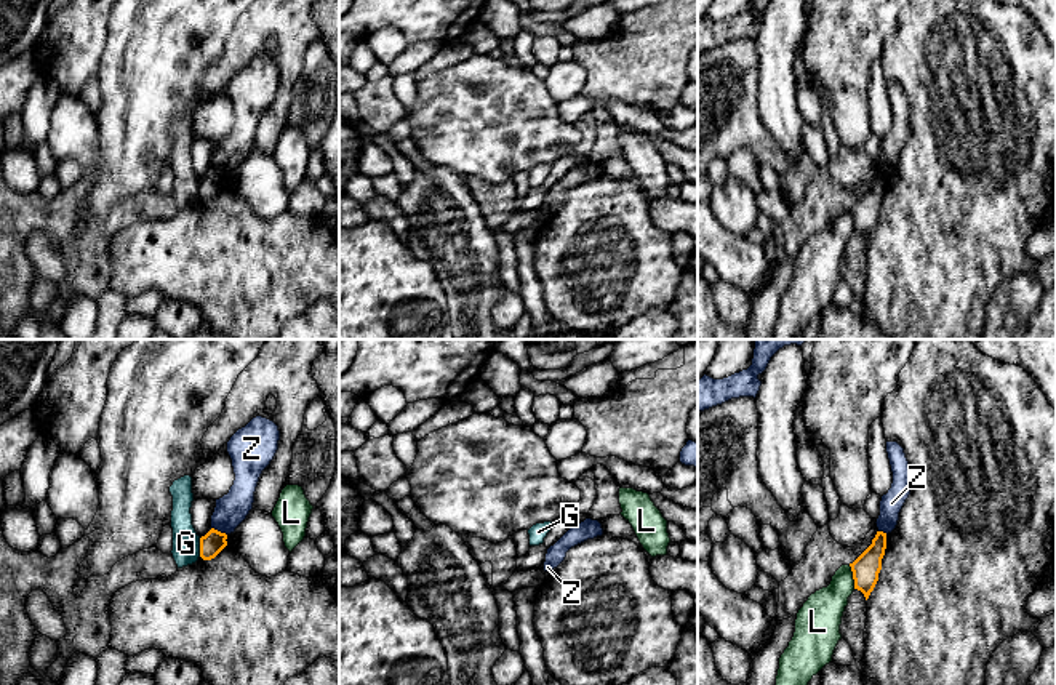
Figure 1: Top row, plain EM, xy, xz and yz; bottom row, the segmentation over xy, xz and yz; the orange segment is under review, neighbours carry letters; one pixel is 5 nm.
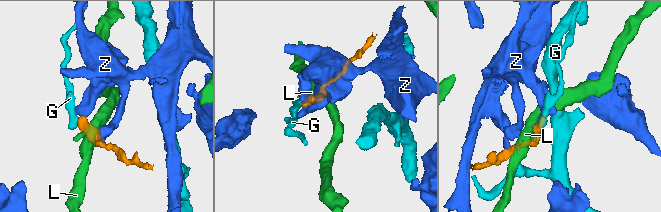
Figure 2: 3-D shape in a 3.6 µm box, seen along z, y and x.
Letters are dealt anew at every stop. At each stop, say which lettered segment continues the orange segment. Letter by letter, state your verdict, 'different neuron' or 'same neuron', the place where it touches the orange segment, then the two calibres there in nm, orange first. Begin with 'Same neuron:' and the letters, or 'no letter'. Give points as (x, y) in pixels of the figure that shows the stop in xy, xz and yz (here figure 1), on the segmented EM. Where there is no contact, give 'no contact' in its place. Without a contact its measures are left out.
Same neuron: no letter
G: different neuron; contact xy (200, 548); calibres 110 and 140 nm
L: different neuron; contact yz (853, 576); calibres 140 and 200 nm
Z: different neuron; contact xy (220, 532); calibres 110 and 160 nm

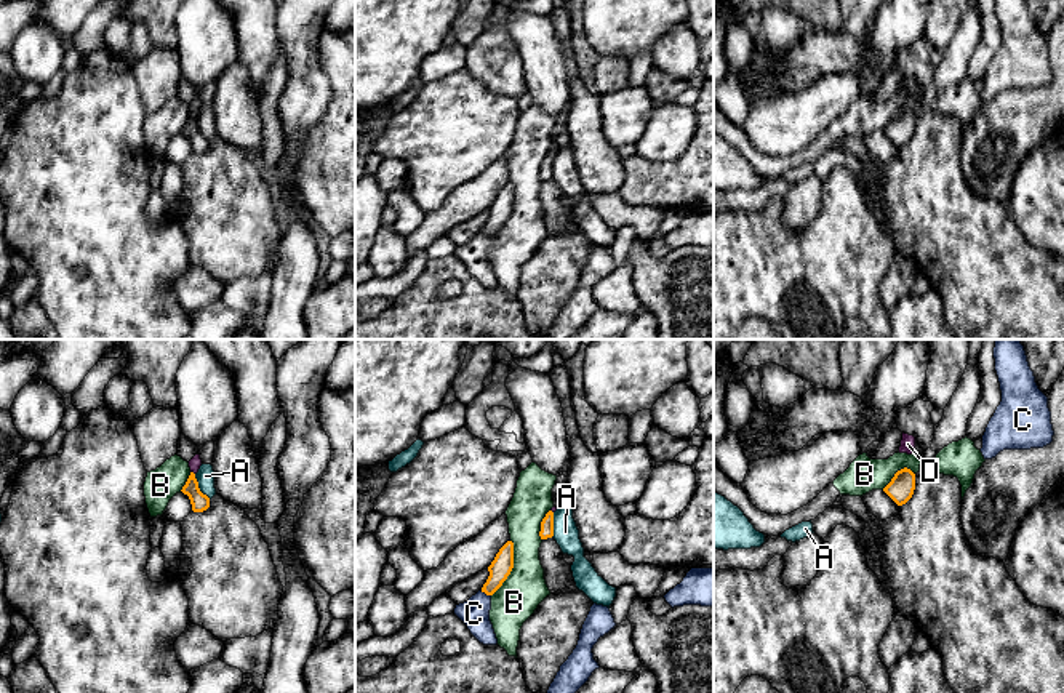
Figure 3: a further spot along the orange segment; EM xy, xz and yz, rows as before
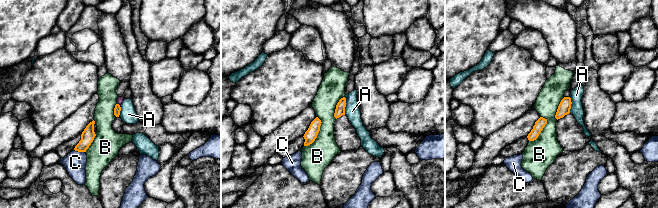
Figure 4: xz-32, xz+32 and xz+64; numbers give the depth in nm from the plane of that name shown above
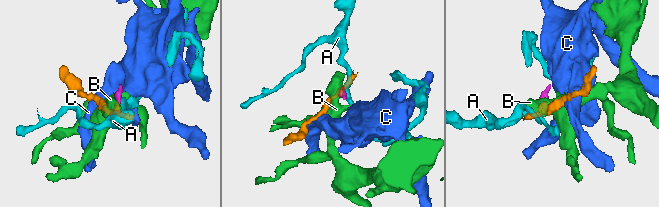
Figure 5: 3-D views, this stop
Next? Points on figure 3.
Same neuron: D
A: different neuron; contact xy (197, 487); calibres 90 and 90 nm
B: different neuron; contact xz (512, 567); calibres 110 and 220 nm
C: different neuron; contact xz (485, 592); calibres 110 and 150 nm
D: same neuron; contact xy (192, 472); calibres 90 and 60 nm

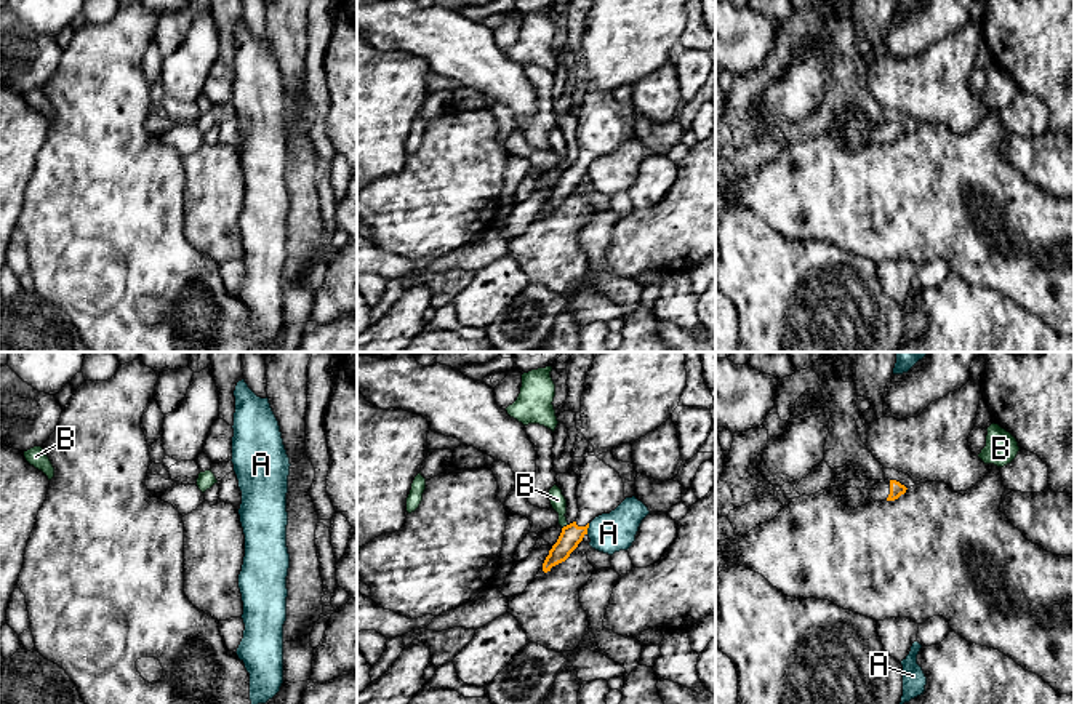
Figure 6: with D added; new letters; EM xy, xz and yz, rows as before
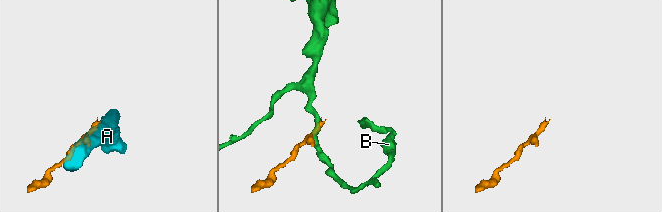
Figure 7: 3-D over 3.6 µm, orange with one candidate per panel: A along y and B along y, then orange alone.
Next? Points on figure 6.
Same neuron: no letter
A: different neuron; contact xz (588, 527); calibres 110 and 200 nm
B: different neuron; contact xz (564, 527); calibres 110 and 80 nm

